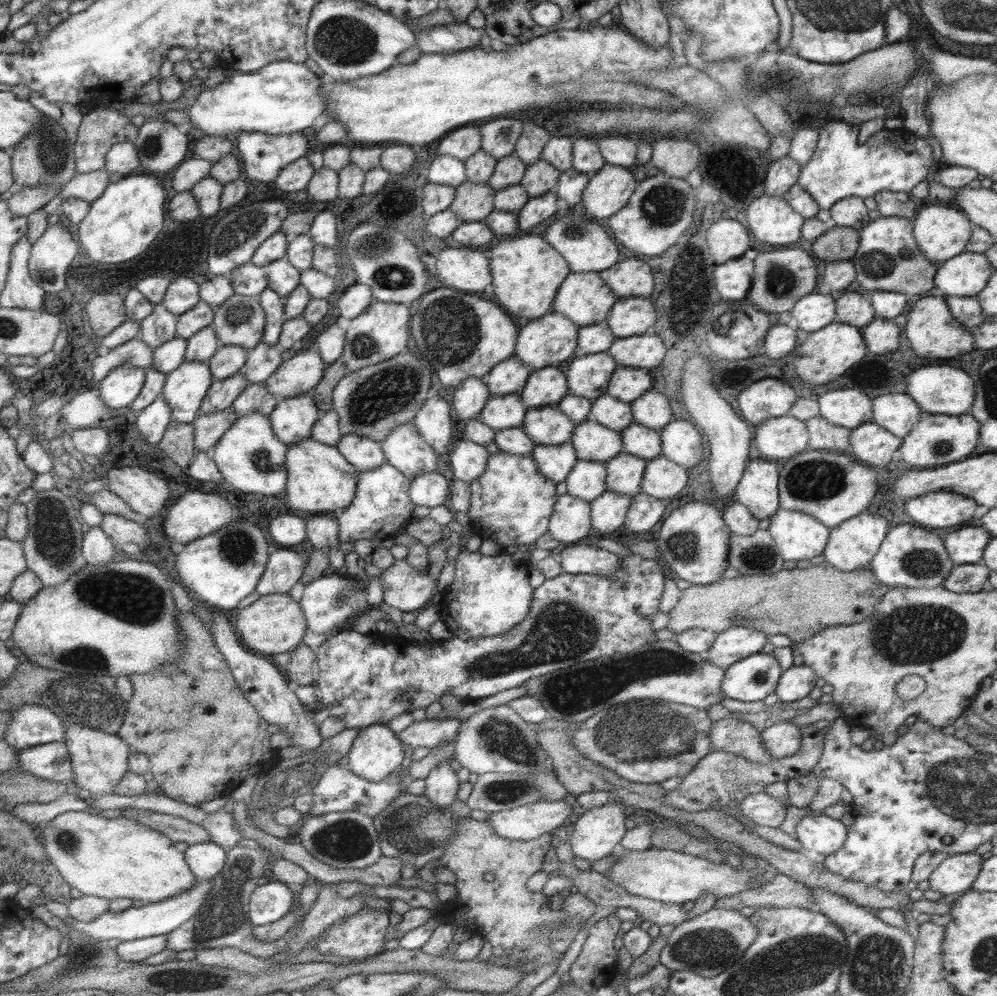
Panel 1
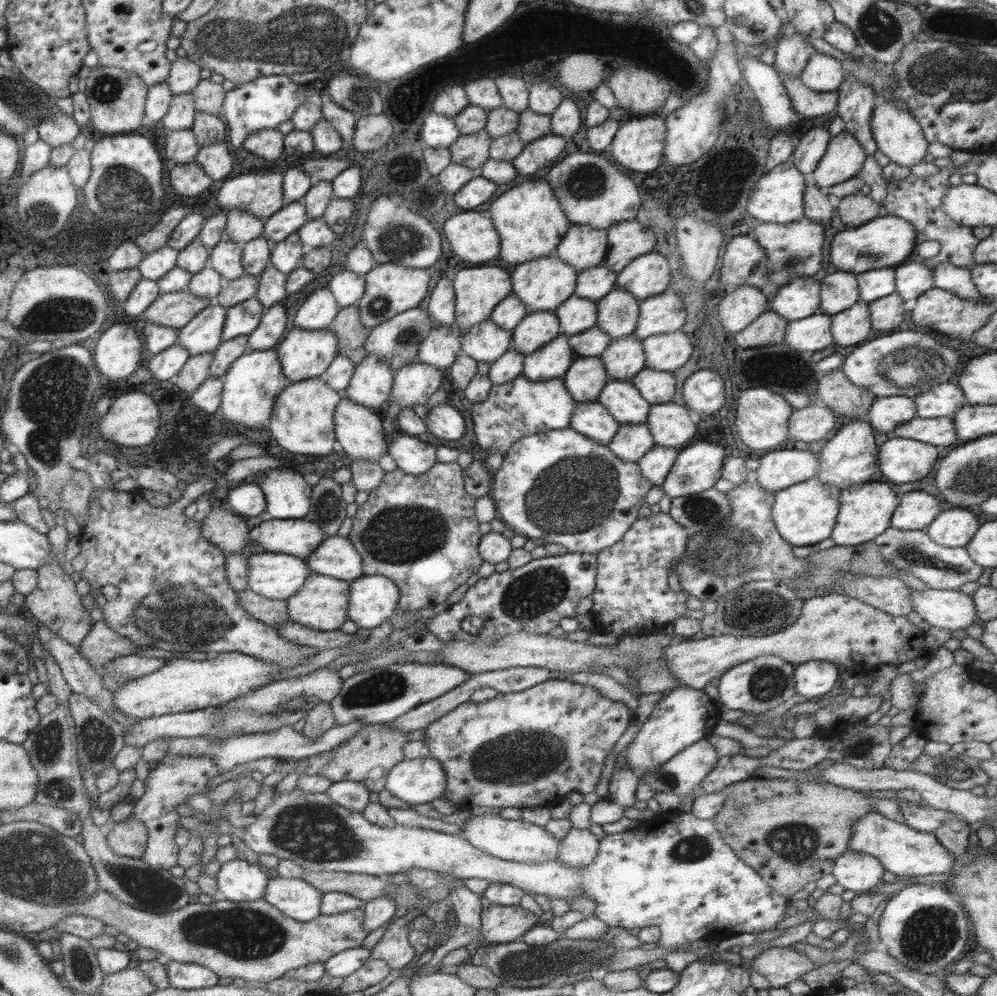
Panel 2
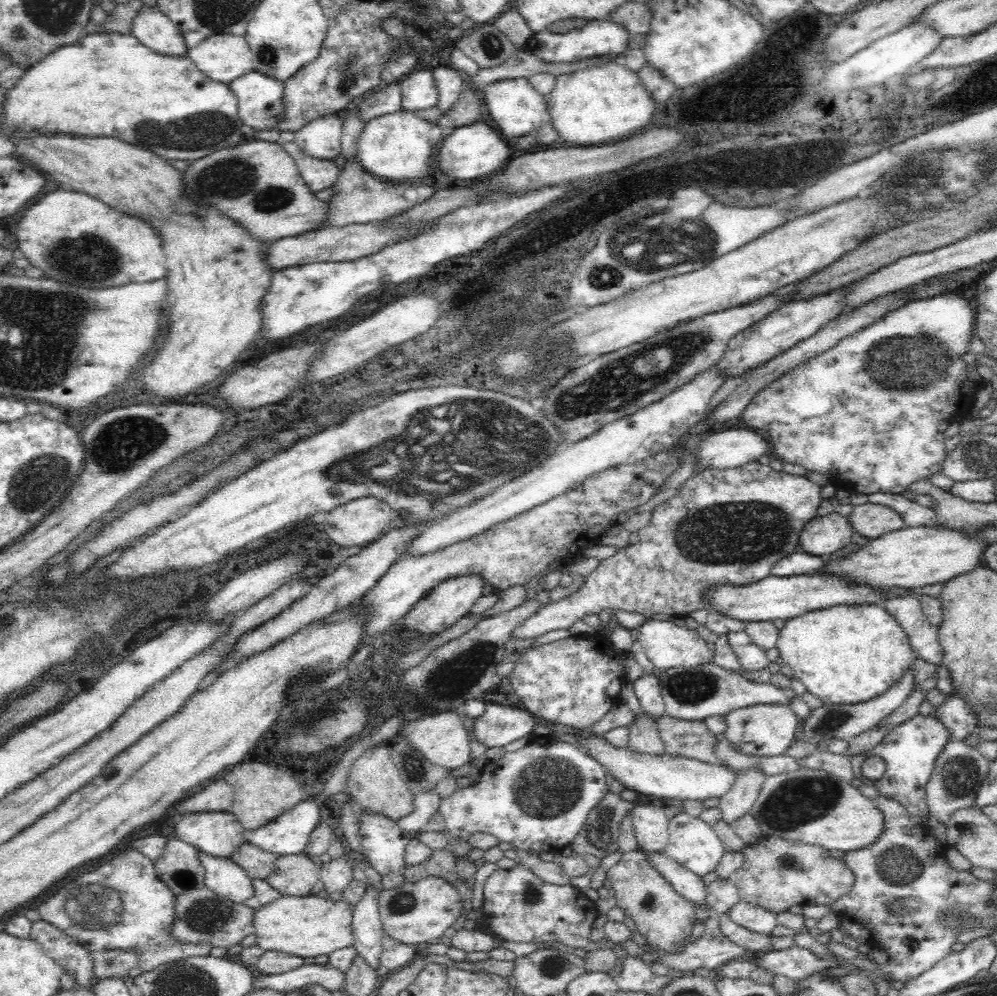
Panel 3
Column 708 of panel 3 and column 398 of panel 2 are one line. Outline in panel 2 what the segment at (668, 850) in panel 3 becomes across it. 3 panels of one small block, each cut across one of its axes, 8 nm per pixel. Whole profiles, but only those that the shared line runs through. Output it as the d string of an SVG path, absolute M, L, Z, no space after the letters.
M295 785L289 792L283 792L281 794L274 792L271 797L271 802L261 810L261 814L255 816L253 824L249 824L249 826L245 828L245 832L243 832L243 836L241 836L240 840L242 842L242 848L251 850L251 852L255 852L255 854L273 854L278 860L290 860L303 870L314 870L315 872L349 872L371 875L374 877L384 877L386 874L404 873L409 867L417 867L437 871L438 874L452 874L458 879L479 878L479 880L487 880L487 882L491 883L498 882L501 884L509 884L515 888L520 888L526 894L543 894L543 896L549 896L549 898L553 896L553 898L559 898L559 900L565 901L570 900L572 896L576 896L578 892L584 892L584 894L594 900L594 916L602 920L607 926L621 927L622 929L643 928L651 925L658 926L660 937L655 944L658 947L666 949L672 949L688 942L700 943L706 939L708 934L713 932L724 932L728 934L731 941L731 936L733 934L736 934L736 936L742 932L757 934L764 930L771 930L780 919L787 915L785 905L787 905L789 901L785 896L781 896L777 891L773 890L748 864L745 864L740 858L737 858L733 849L729 848L727 844L723 842L723 839L719 837L719 832L715 829L715 824L711 819L700 820L690 813L685 814L679 810L659 812L654 817L644 820L638 827L630 831L621 832L621 834L605 834L602 838L599 838L597 854L595 854L593 860L587 864L587 866L570 867L564 862L561 862L557 857L551 860L541 861L540 863L522 863L501 860L500 858L489 856L477 850L477 848L473 848L467 840L457 835L449 835L443 832L421 828L405 828L397 824L395 824L395 827L391 827L391 829L381 828L367 822L367 820L363 818L362 812L353 812L335 804L328 797L326 792L310 793L309 791L301 790Z

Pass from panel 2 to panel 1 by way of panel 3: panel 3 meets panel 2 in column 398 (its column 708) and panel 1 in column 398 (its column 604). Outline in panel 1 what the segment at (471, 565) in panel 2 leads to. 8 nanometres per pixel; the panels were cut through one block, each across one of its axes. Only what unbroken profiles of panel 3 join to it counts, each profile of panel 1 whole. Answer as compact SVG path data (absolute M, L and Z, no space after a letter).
M395 559L380 574L382 602L401 612L419 610L435 591L436 582L429 575L428 568L418 571L405 559Z

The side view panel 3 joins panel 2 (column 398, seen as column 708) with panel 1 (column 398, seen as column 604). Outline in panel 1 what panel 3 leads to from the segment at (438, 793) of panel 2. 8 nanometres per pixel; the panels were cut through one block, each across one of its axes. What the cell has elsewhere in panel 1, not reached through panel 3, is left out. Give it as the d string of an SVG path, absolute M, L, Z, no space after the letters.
M383 724L361 728L345 759L351 773L367 782L381 782L401 767L405 752L396 734Z

